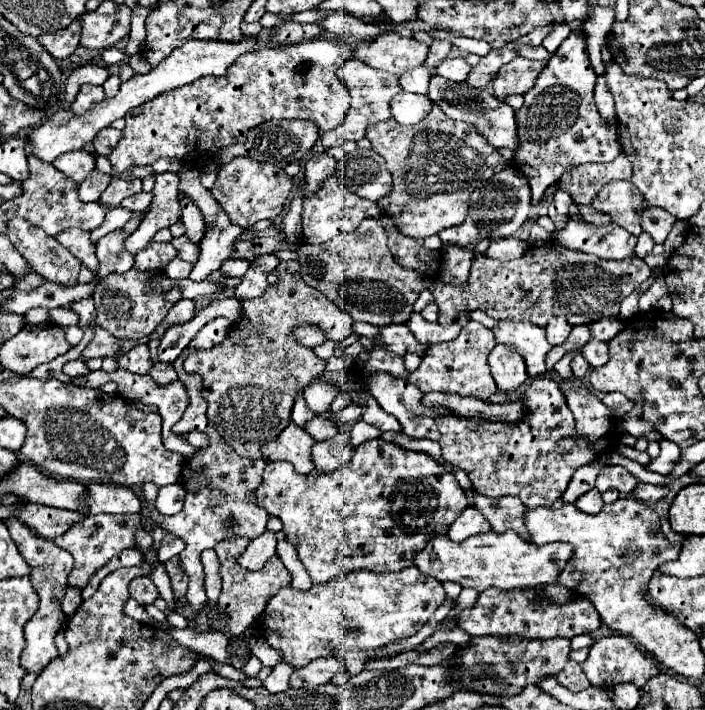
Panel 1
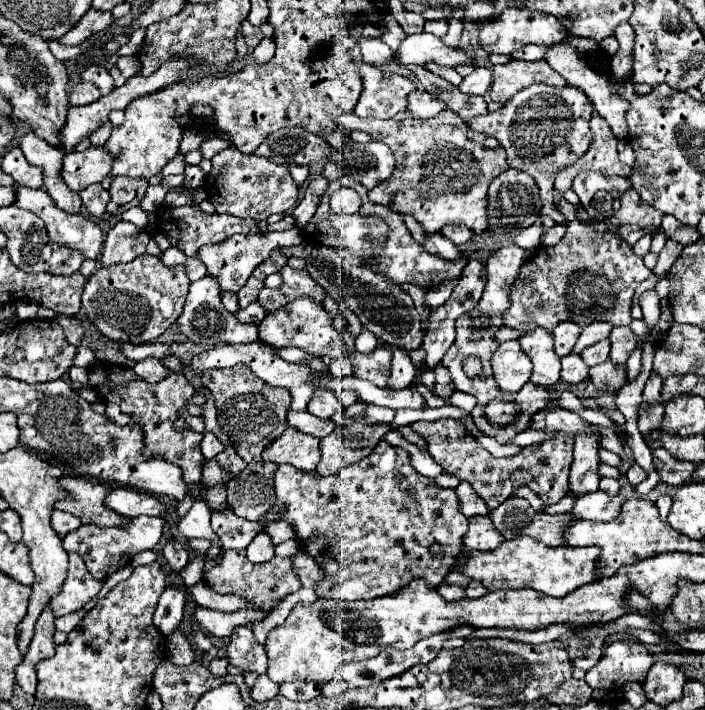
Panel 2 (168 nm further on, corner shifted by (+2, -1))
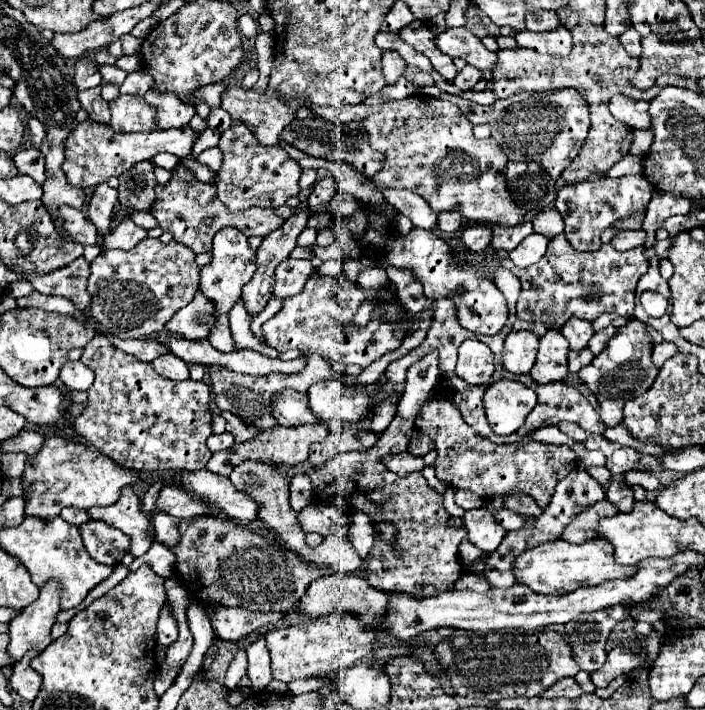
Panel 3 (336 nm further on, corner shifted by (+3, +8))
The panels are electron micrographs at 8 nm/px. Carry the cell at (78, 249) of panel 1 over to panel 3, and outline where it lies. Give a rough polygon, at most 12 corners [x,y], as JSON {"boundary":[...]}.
{"boundary":[[63,206],[65,230],[83,246],[97,244],[97,228],[81,210]]}

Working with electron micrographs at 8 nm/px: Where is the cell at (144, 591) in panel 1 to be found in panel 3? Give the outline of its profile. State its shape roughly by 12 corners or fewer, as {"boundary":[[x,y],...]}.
{"boundary":[[169,606],[157,624],[157,642],[169,648],[177,640],[177,624]]}

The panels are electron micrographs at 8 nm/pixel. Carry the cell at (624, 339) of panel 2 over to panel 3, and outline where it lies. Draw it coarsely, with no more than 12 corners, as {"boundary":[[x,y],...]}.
{"boundary":[[631,320],[579,372],[609,428],[653,386],[653,340]]}

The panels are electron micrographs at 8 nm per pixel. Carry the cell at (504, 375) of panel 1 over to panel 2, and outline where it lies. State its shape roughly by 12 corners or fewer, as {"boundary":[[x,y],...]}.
{"boundary":[[516,341],[500,343],[492,371],[504,393],[518,393],[532,361]]}

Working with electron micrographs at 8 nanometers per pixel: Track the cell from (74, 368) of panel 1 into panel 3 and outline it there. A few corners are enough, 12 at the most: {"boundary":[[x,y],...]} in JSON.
{"boundary":[[67,362],[59,378],[69,390],[87,392],[95,382],[83,362]]}

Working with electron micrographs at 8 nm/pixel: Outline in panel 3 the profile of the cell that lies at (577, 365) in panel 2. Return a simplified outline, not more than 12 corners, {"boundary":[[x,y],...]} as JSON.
{"boundary":[[589,348],[569,352],[569,370],[579,372],[593,360]]}

